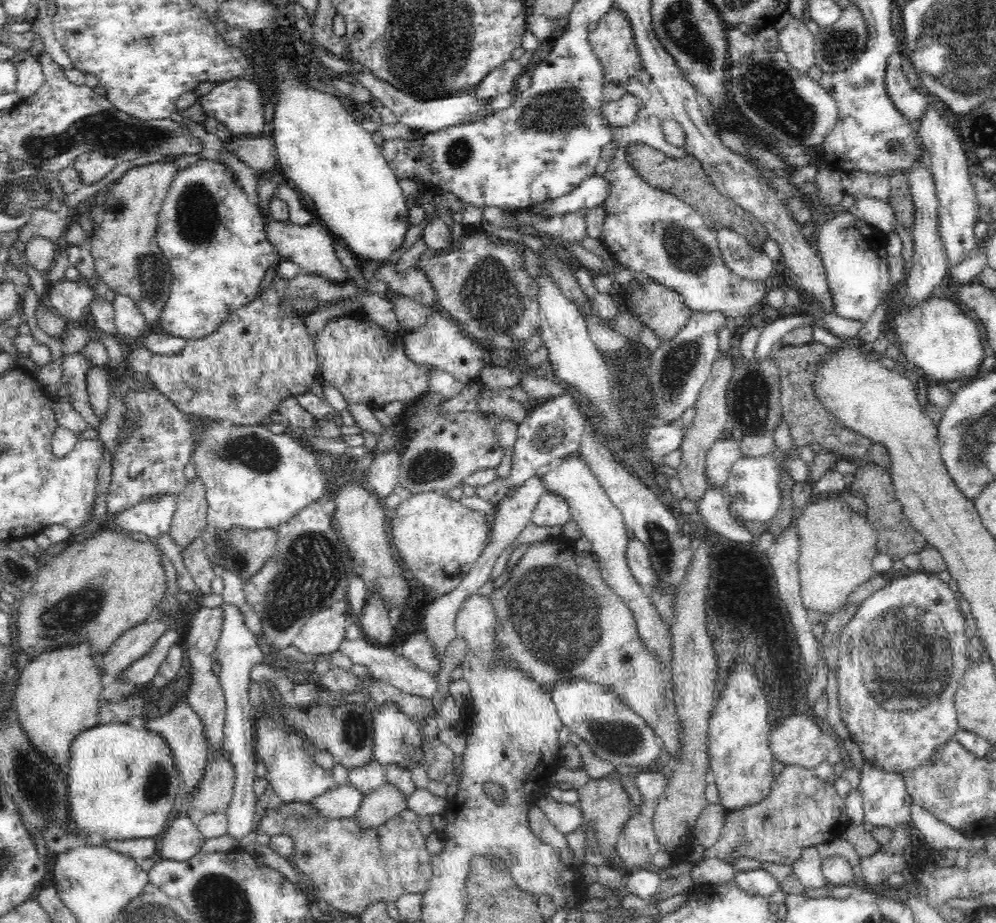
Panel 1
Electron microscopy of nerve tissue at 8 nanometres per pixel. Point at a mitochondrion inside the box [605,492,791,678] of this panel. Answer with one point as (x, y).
(666, 557)

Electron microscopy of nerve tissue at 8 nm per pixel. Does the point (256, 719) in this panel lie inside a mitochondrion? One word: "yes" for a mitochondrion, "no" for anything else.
no

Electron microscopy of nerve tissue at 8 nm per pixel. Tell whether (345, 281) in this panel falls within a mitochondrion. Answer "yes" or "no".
no

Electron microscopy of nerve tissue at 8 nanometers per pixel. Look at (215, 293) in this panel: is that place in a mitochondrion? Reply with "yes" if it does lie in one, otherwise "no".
no

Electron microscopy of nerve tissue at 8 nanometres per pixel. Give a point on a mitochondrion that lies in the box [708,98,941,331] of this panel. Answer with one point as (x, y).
(899, 149)

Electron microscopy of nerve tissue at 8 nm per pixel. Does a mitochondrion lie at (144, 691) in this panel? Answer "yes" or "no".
no

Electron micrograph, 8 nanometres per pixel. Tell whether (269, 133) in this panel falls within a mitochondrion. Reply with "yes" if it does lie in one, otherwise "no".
no

